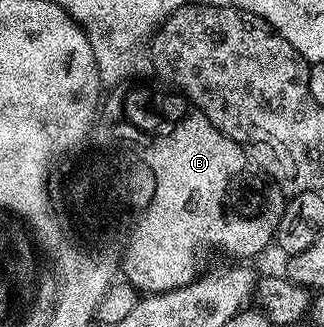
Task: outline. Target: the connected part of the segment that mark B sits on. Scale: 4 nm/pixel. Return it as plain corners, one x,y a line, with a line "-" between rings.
201,112
194,116
189,116
169,140
161,140
161,144
154,143
153,148
149,148
149,161
153,163
153,168
157,168
157,200
153,200
153,208
149,208
149,216
141,220
141,228
137,228
137,236
133,240
133,252
126,252
129,256
129,268
123,273
124,279
133,288
145,294
158,294
160,292
171,292
177,288
188,288
190,284
198,279
197,271
201,268
201,256
197,251
200,248
218,248
221,252
226,252
229,256
238,256
238,261
245,262
248,256
257,256
265,247
274,243
279,226
279,218
283,218
283,210
287,203
287,197
276,184
270,182
263,175
260,168
249,159
244,148
237,144
227,134
223,134
216,126
210,122

